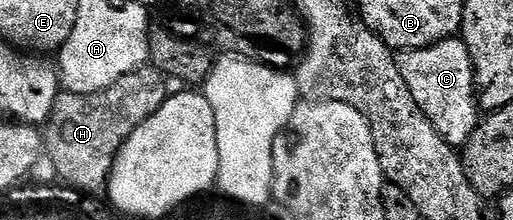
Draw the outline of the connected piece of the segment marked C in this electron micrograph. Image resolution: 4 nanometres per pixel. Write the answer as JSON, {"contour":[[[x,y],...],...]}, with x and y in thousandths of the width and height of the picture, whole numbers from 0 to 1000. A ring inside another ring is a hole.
{"contour":[[[877,173],[830,218],[789,227],[780,241],[778,286],[786,373],[793,373],[793,409],[801,409],[801,445],[809,445],[821,514],[879,668],[897,677],[918,627],[934,559],[922,268],[906,186]]]}

